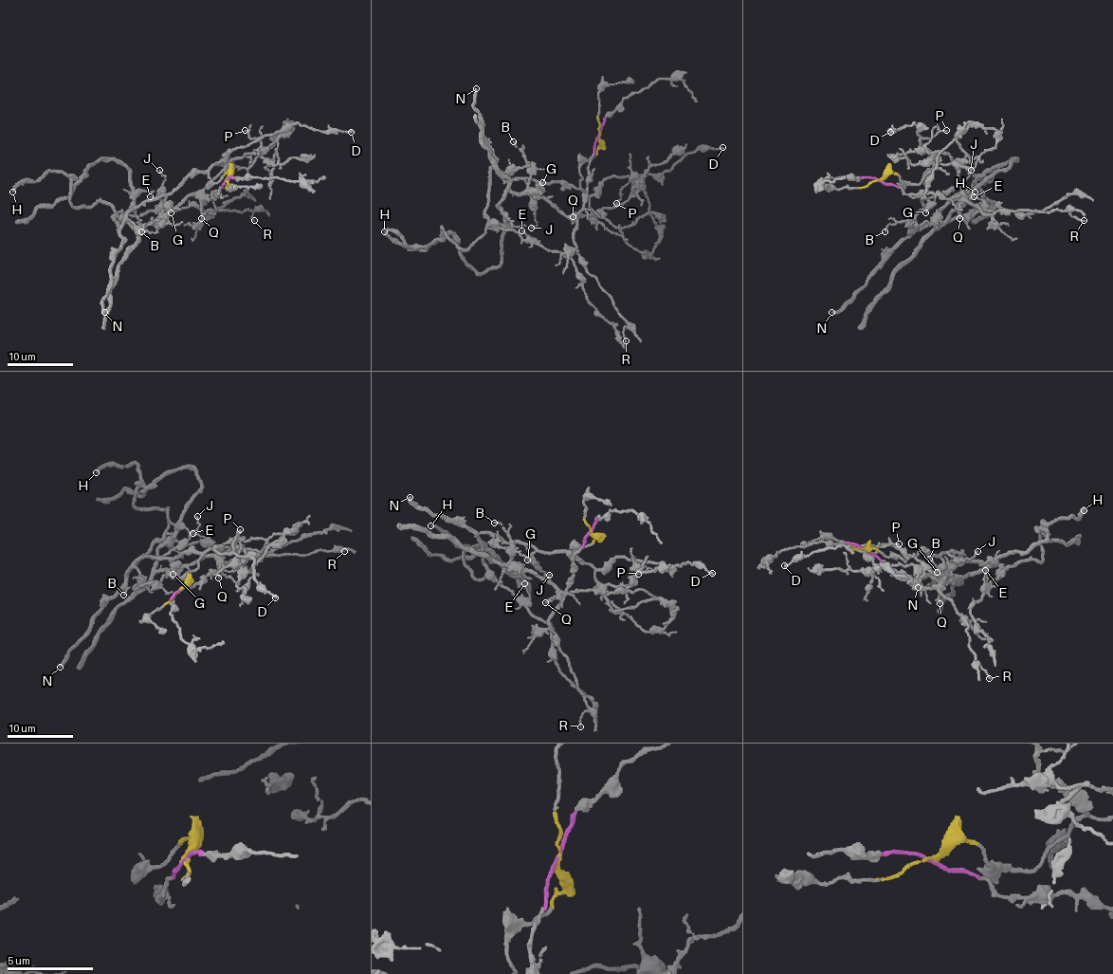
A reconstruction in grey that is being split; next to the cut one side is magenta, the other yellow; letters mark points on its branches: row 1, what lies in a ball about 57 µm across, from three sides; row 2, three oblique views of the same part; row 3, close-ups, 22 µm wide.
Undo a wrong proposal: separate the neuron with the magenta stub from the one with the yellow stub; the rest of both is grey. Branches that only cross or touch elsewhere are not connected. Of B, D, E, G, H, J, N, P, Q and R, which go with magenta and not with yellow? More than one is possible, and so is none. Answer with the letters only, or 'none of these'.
B, Q, R

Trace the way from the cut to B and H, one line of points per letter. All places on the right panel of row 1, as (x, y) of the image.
B: (879, 180), (905, 193), (958, 195), (928, 222), (897, 222), (885, 231)
H: (879, 180), (932, 172), (912, 229), (992, 207), (970, 200), (972, 184), (993, 171), (975, 192)

